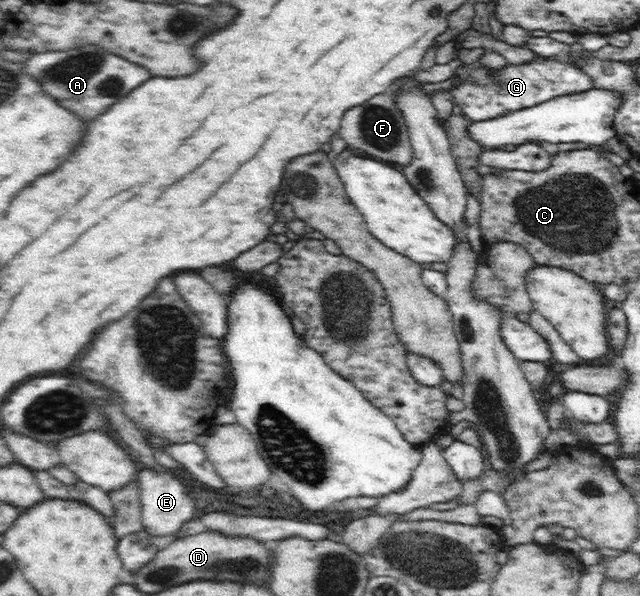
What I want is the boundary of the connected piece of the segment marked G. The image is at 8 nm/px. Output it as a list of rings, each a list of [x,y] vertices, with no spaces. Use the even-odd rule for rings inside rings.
[[[561,58],[508,64],[494,73],[488,72],[480,61],[476,61],[460,70],[460,78],[462,84],[454,94],[460,100],[464,116],[474,121],[496,119],[508,112],[547,103],[558,96],[576,95],[593,87],[593,79],[589,75],[571,61],[564,63]]]

